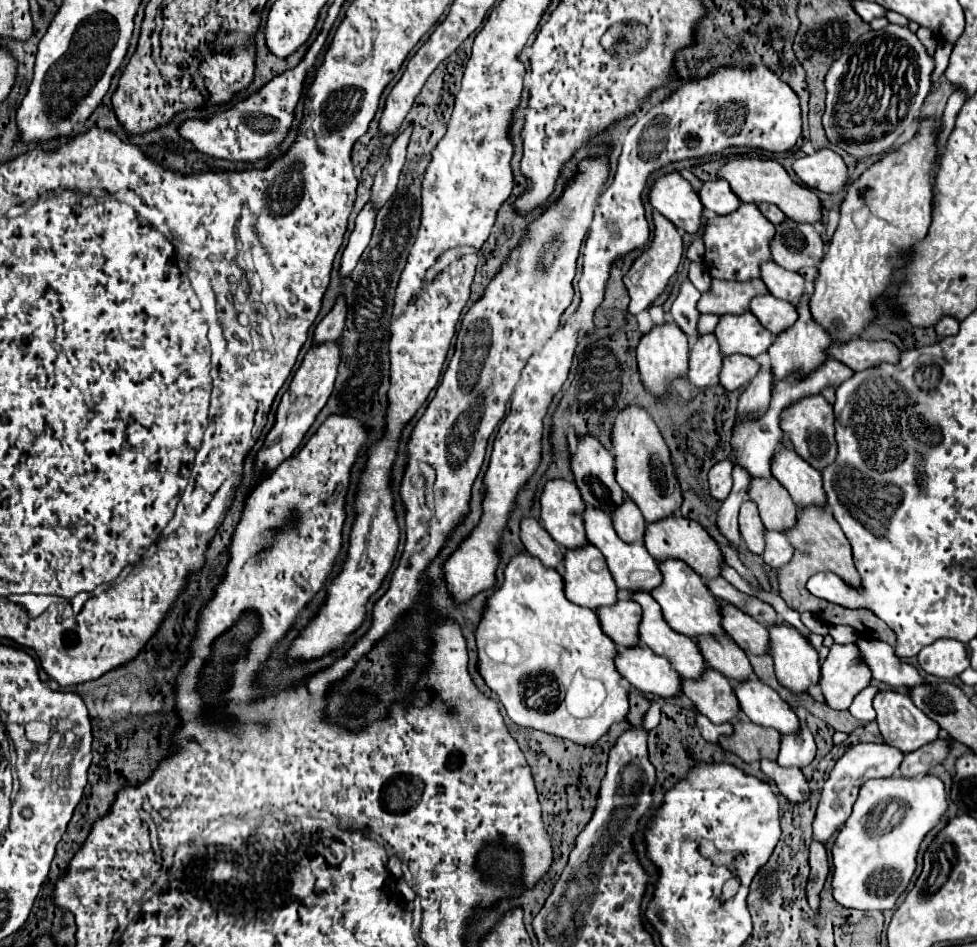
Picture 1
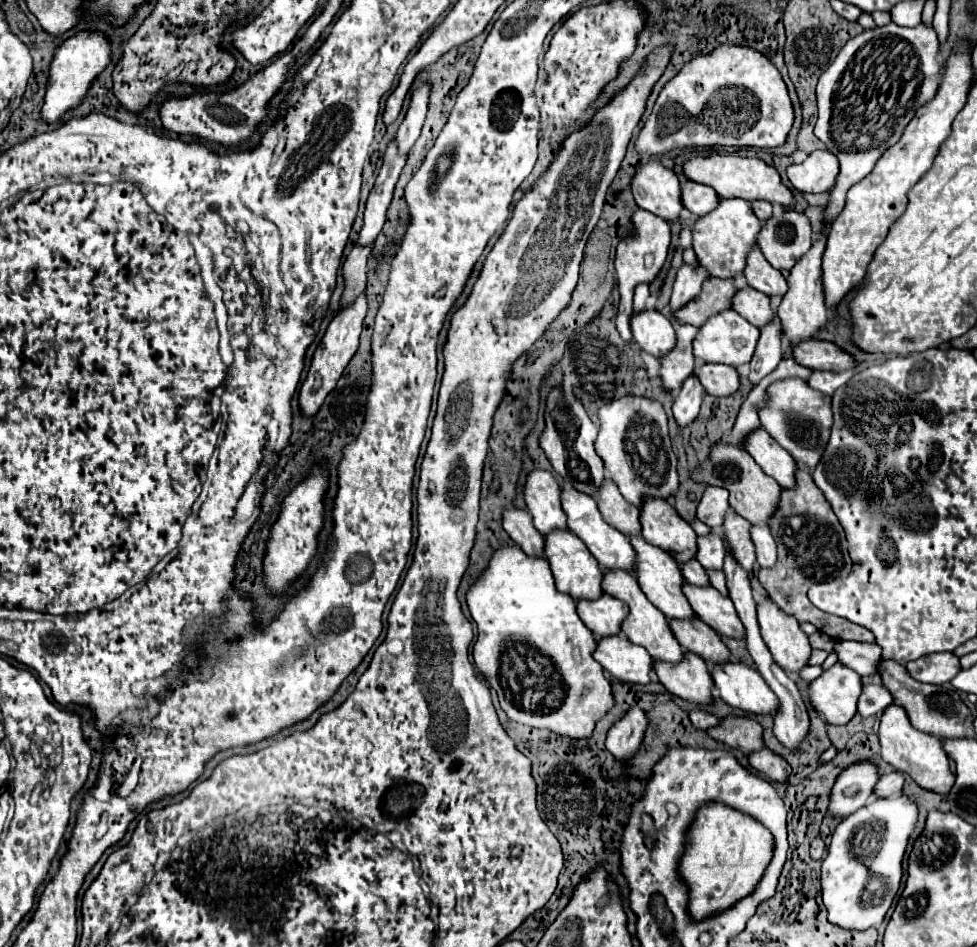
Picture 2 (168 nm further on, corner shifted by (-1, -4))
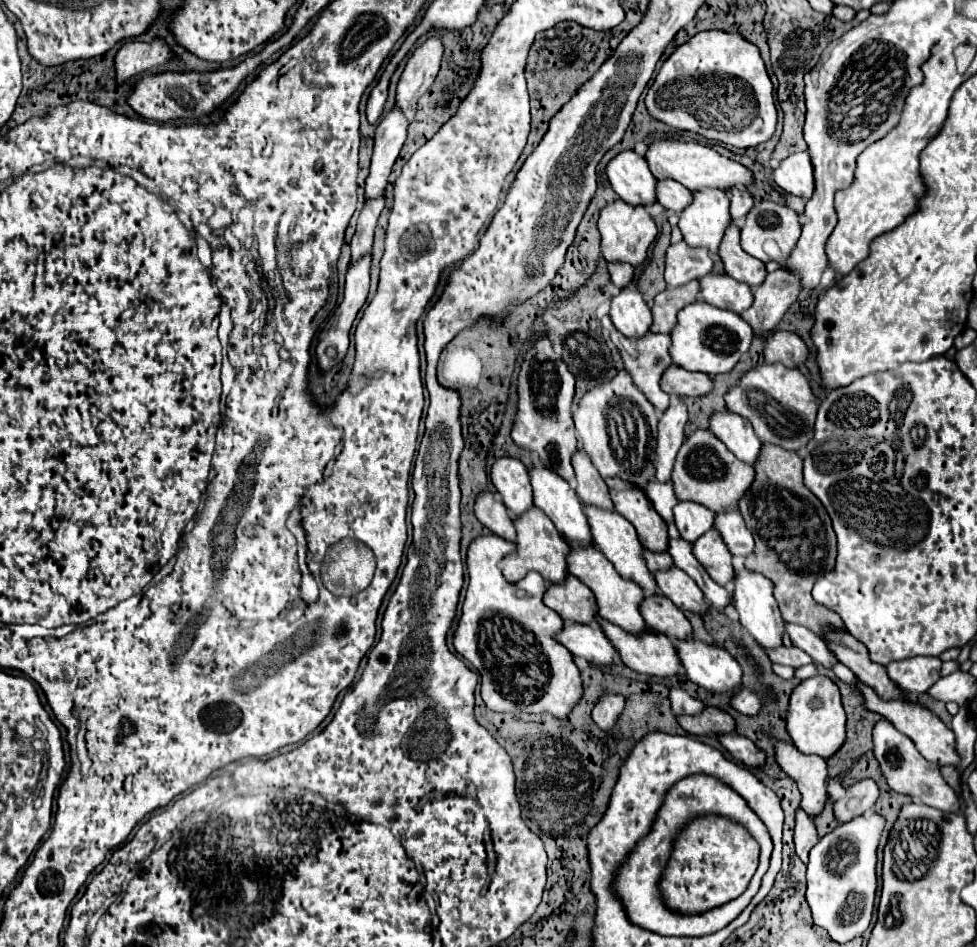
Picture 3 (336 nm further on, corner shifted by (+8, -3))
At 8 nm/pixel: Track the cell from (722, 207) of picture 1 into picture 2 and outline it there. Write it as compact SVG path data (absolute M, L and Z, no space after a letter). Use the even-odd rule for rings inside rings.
M680 183L680 199L682 205L692 211L694 215L706 215L708 211L712 211L716 207L716 203L720 201L720 197L712 191L712 187L700 185L700 183Z

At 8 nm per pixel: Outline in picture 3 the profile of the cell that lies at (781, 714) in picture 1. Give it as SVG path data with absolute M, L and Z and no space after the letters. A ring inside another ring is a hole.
M681 640L675 644L679 658L687 670L687 676L697 686L721 694L741 688L743 670L739 662L723 648L709 646L705 642Z

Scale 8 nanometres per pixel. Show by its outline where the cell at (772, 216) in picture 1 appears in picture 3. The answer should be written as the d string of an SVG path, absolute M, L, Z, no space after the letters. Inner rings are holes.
M731 188L729 200L731 200L731 216L733 216L735 224L743 226L745 216L749 214L749 210L753 206L753 196L743 188Z

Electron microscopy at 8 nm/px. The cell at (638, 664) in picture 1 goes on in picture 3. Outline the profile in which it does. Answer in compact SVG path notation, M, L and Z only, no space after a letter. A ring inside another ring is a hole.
M599 622L565 624L557 640L567 646L573 656L581 656L595 666L611 666L617 660L617 650L611 640L607 640Z

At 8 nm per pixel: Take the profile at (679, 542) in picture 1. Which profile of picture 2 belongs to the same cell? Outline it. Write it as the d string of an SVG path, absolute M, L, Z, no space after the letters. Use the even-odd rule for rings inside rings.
M644 499L640 507L642 537L670 553L678 563L696 555L696 533L664 499Z

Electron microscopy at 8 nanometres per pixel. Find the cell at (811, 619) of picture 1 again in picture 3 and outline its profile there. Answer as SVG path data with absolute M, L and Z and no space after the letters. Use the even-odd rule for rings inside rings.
M787 624L787 634L791 636L795 646L805 650L813 658L813 662L817 662L829 670L833 668L833 664L837 664L837 658L829 652L829 646L825 646L825 640L819 638L817 634L813 634L811 630L807 630L805 626Z

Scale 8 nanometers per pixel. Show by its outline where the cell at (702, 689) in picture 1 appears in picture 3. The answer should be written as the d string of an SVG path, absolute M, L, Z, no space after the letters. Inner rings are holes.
M599 620L607 638L617 648L625 666L639 674L657 676L657 678L677 678L683 670L679 662L679 654L673 642L665 634L657 632L643 632L643 634L629 634L619 626Z

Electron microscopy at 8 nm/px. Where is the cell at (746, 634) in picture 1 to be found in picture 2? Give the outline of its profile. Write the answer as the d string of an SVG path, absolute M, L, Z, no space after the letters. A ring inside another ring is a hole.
M690 583L682 585L682 593L686 595L696 617L700 617L716 633L734 639L744 639L744 627L740 627L740 619L736 619L736 609L732 607L732 601L728 597L720 595L710 585L698 587Z

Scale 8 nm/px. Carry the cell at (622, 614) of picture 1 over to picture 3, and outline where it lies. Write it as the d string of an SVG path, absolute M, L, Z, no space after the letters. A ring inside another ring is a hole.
M571 574L567 576L565 584L551 584L547 588L545 604L553 608L565 622L591 624L599 616L593 592Z

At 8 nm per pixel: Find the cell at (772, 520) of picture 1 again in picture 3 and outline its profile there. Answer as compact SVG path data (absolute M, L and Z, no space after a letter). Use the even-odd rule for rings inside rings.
M695 430L687 442L681 446L675 468L673 468L673 488L679 500L693 500L703 506L707 506L713 512L719 510L735 510L739 504L739 498L747 492L747 486L755 480L755 470L747 466L745 462L739 462L727 446L715 438L709 430Z

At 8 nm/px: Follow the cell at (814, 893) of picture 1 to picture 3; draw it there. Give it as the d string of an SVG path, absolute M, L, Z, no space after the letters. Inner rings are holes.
M803 810L797 812L797 824L795 824L795 848L797 848L797 856L807 862L807 854L809 850L819 842L819 836L817 836L817 830L815 830L815 824L811 820L811 816Z

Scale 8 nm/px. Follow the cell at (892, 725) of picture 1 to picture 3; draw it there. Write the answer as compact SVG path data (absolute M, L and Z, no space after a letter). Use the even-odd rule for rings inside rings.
M881 718L875 724L875 730L873 730L873 754L875 754L877 762L881 764L881 770L883 770L885 778L887 778L887 784L895 792L901 792L901 794L909 794L913 798L919 798L927 806L933 806L933 808L943 810L943 812L953 812L953 810L959 808L957 796L955 796L953 788L943 780L943 776L939 772L939 766L937 764L931 764L929 760L925 760L917 752L913 740L907 738L905 734L901 734L885 718Z

